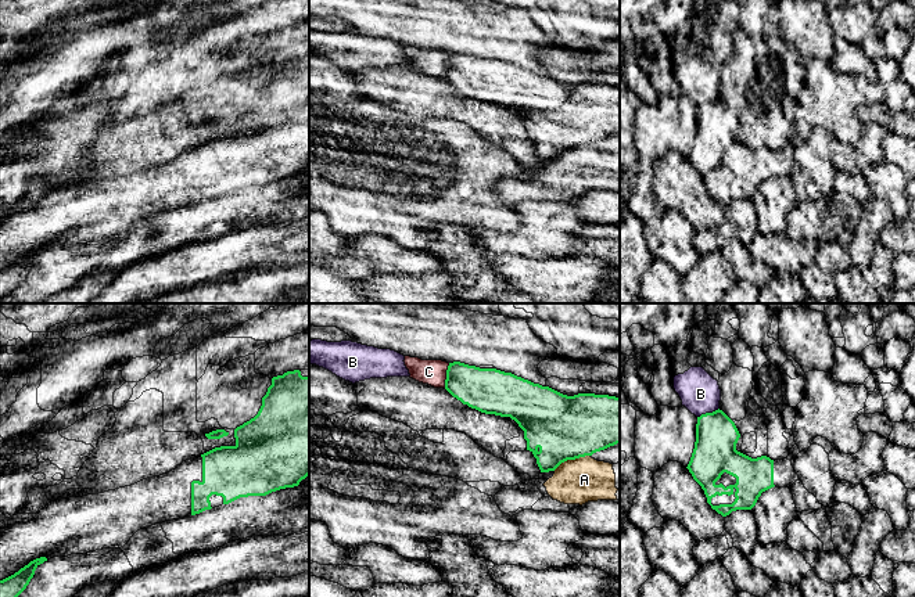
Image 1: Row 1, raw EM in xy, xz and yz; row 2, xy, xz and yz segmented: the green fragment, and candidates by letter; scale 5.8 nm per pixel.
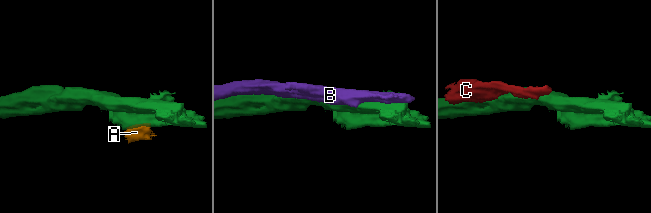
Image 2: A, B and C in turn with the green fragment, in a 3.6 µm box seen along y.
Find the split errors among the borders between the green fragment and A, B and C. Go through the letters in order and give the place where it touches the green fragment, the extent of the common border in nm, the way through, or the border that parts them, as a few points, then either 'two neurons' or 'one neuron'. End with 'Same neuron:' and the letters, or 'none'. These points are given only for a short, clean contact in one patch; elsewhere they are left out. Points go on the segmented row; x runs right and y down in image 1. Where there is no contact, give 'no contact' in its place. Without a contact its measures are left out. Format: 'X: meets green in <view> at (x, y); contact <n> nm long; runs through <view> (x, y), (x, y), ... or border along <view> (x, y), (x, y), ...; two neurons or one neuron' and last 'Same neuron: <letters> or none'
A: meets green in xz at (571, 459); contact 240 nm long; border along xz (589, 455), (567, 459), (553, 470); two neurons
B: meets green in yz at (707, 413); contact 140 nm long; two neurons
C: meets green in xz at (447, 376); contact 150 nm long; two neurons
Same neuron: none

